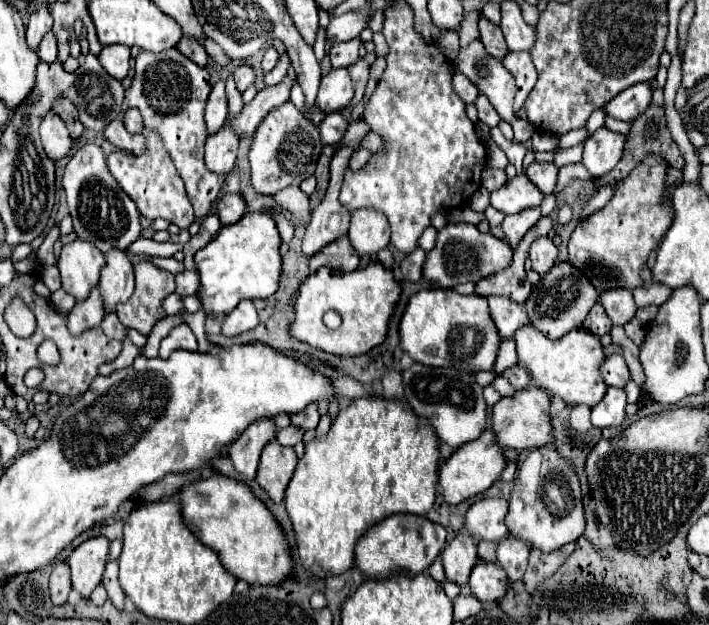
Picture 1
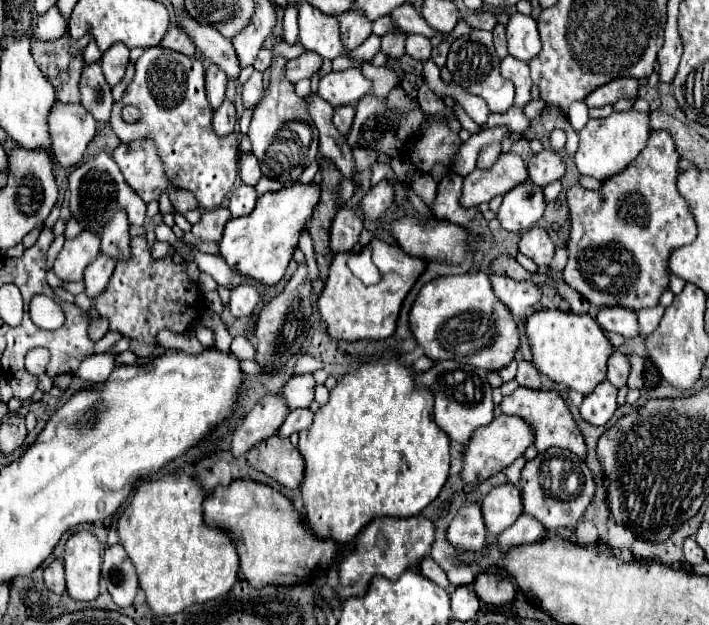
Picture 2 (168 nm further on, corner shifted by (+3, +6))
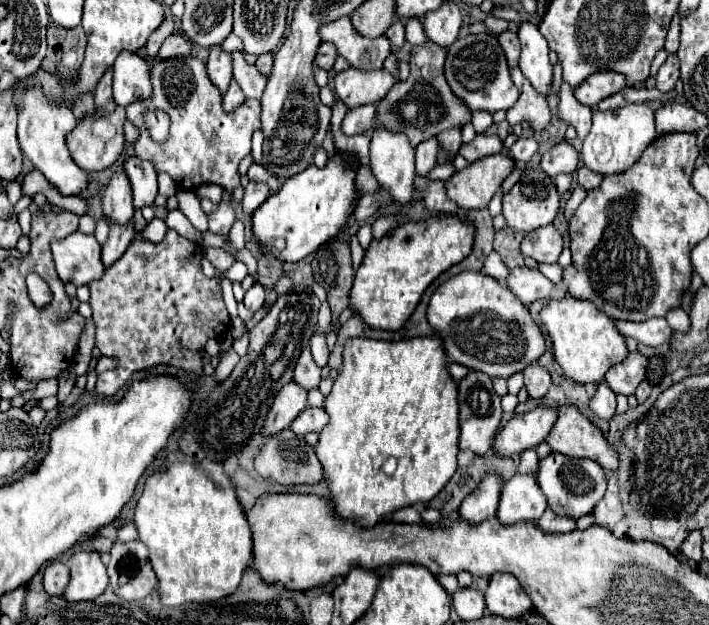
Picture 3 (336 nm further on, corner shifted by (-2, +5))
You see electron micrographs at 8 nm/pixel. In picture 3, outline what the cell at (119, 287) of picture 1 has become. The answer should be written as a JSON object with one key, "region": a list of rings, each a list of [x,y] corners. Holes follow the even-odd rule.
{"region":[[[119,173],[109,181],[109,185],[105,189],[103,215],[109,221],[125,227],[133,221],[133,213],[135,213],[135,207],[133,207],[129,179],[125,179],[125,175]]]}

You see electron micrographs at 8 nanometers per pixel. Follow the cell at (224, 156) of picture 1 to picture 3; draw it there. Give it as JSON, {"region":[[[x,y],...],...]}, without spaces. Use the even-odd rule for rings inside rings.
{"region":[[[231,83],[229,89],[227,89],[227,93],[223,95],[223,111],[225,113],[233,113],[243,101],[245,101],[245,95],[237,87],[237,83]]]}

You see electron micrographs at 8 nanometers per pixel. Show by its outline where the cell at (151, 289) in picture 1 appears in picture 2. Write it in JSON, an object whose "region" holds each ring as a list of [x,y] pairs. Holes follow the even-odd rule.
{"region":[[[132,238],[130,258],[116,264],[104,294],[92,300],[94,308],[100,314],[108,316],[110,330],[130,338],[130,350],[138,358],[148,358],[156,352],[160,330],[168,328],[176,334],[184,334],[190,324],[194,324],[206,312],[204,296],[198,288],[198,282],[190,278],[186,266],[176,264],[172,258],[174,252],[170,252],[162,260],[152,260],[146,238]]]}

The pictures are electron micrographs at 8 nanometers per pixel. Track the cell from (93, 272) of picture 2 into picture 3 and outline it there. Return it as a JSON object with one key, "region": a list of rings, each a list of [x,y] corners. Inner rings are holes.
{"region":[[[109,223],[109,225],[111,225],[111,235],[101,251],[103,267],[111,267],[125,253],[125,249],[133,239],[133,223],[129,223],[129,227],[117,227],[115,223]]]}

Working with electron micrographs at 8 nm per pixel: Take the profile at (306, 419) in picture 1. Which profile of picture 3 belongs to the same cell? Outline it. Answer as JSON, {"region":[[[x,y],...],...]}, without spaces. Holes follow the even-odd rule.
{"region":[[[305,347],[305,351],[301,353],[301,357],[299,357],[299,361],[297,361],[293,381],[295,381],[297,385],[301,385],[305,391],[311,391],[311,389],[317,389],[317,387],[319,387],[321,369],[313,363],[309,347]]]}

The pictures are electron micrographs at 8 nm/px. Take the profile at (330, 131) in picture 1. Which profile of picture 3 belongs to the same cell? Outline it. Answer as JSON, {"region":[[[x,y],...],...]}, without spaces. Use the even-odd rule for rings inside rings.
{"region":[[[365,105],[365,107],[355,107],[349,109],[349,113],[343,119],[343,133],[345,135],[357,135],[357,133],[367,133],[373,129],[373,115],[375,115],[375,105]]]}

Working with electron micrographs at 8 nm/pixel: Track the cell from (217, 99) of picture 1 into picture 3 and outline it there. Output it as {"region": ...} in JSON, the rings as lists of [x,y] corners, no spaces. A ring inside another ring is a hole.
{"region":[[[221,47],[211,49],[209,61],[207,61],[207,73],[209,73],[211,83],[221,93],[225,93],[229,89],[229,83],[231,83],[231,77],[233,77],[231,75],[231,59],[229,59],[229,53],[225,53]]]}

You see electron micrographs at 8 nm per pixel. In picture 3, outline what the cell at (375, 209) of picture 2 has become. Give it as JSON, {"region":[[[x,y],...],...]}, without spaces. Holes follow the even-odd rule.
{"region":[[[387,129],[373,133],[371,171],[379,181],[379,187],[389,191],[397,203],[407,205],[409,199],[415,199],[415,149],[405,135],[389,133]]]}

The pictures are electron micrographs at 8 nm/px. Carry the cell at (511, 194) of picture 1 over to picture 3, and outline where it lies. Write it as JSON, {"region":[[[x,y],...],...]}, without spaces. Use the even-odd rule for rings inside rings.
{"region":[[[495,153],[477,163],[467,165],[457,171],[449,181],[445,181],[447,195],[463,209],[483,209],[499,191],[505,177],[515,169],[515,161],[509,155]]]}

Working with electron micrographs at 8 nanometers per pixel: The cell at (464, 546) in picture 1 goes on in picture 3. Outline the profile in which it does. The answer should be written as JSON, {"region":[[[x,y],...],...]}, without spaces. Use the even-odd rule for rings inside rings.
{"region":[[[487,475],[485,481],[461,503],[459,515],[467,525],[479,525],[491,519],[497,511],[497,499],[501,495],[503,481],[497,475]]]}

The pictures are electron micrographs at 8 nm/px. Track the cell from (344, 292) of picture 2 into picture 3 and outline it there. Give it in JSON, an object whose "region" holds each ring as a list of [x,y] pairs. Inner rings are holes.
{"region":[[[457,215],[435,217],[419,223],[409,221],[389,231],[389,235],[381,241],[373,241],[365,251],[365,257],[353,277],[349,307],[367,327],[383,331],[401,329],[429,283],[439,273],[465,259],[471,253],[471,245],[473,229]]]}

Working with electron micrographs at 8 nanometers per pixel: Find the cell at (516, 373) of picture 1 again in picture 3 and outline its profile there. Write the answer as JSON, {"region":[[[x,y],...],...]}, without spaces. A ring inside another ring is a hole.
{"region":[[[531,363],[523,369],[523,375],[525,375],[525,389],[533,399],[541,399],[547,395],[551,387],[551,375],[543,367]]]}

